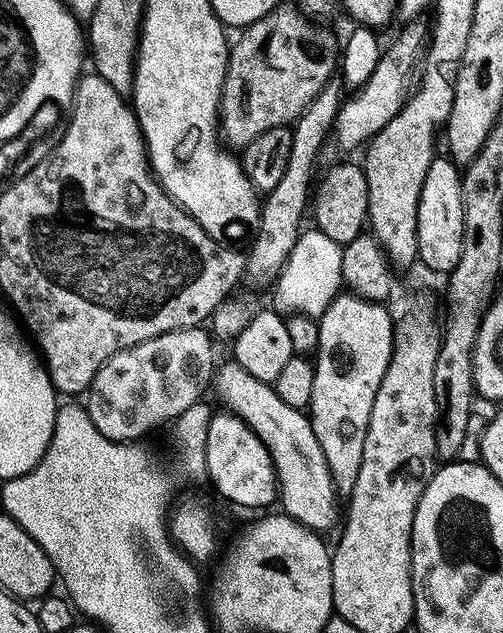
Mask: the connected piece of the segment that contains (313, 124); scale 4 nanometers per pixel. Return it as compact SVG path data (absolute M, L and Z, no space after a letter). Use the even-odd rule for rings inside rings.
M333 78L293 125L293 140L286 170L280 182L263 199L258 221L260 233L252 244L252 253L249 251L246 256L246 276L249 281L252 279L254 283L268 287L273 285L288 261L289 252L302 231L302 216L307 204L308 207L310 204L312 174L318 152L335 125L336 115L342 103L341 90L344 90L341 81Z

